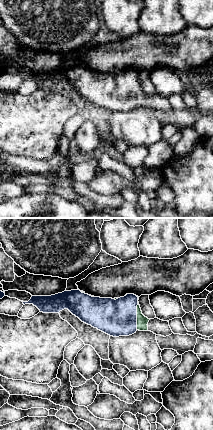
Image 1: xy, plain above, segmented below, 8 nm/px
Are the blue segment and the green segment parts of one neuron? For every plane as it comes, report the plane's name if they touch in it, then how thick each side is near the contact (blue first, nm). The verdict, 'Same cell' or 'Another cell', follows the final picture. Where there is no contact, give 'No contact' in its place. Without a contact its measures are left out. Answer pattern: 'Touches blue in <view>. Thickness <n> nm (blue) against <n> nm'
Touches blue in xy. Thickness 300 nm (blue) against 90 nm

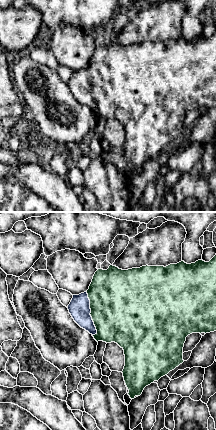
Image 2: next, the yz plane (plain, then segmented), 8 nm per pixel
Touches blue in yz. Thickness 170 nm (blue) against 460 nm

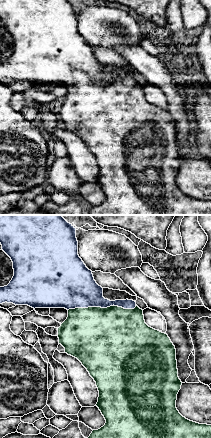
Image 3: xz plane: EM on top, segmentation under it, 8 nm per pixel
Touches blue in xz. Thickness 300 nm (blue) against 500 nm

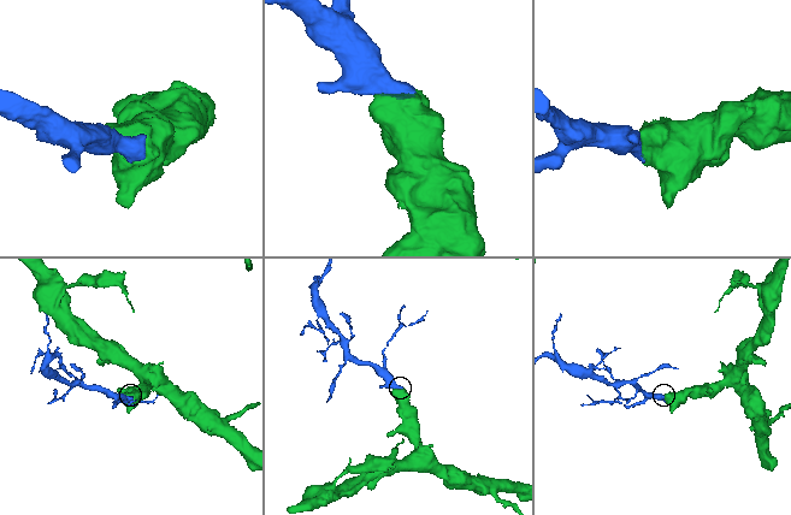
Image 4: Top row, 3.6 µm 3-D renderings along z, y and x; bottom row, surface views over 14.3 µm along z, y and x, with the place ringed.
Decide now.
Same cell

